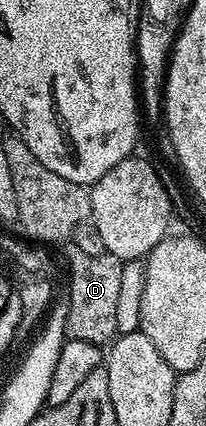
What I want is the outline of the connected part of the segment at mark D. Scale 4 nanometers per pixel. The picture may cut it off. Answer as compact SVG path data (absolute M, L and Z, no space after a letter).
M74 249L72 253L69 258L69 302L65 312L66 335L104 347L118 337L115 308L119 301L119 284L123 281L123 263L108 252L87 256L87 252Z

